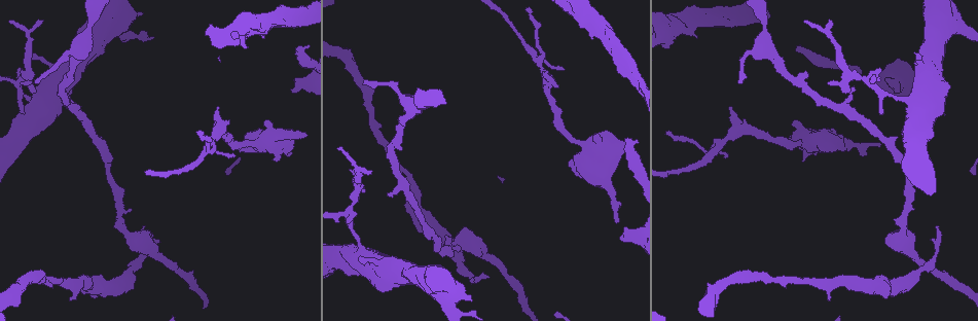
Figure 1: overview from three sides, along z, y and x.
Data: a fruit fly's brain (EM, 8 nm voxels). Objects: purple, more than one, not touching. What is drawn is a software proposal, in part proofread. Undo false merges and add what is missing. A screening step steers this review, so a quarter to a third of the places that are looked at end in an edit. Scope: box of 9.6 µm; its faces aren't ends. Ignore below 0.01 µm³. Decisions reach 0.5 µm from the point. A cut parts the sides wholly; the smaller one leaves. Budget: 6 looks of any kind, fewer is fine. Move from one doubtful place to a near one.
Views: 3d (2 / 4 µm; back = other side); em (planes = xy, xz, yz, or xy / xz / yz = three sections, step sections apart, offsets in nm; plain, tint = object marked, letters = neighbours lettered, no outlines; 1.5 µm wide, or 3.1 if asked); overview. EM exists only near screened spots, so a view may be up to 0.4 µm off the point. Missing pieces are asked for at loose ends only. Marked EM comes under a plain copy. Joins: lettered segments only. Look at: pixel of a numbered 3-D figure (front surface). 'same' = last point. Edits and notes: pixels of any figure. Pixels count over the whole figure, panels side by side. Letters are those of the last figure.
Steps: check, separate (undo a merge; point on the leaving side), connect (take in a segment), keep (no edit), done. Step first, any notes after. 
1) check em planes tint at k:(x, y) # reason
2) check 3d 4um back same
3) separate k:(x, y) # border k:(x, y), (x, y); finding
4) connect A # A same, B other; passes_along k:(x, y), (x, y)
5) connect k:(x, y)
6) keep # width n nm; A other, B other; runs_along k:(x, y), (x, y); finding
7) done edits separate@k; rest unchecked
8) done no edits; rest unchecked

check em planes letters at 1:(23, 112) # tapers out

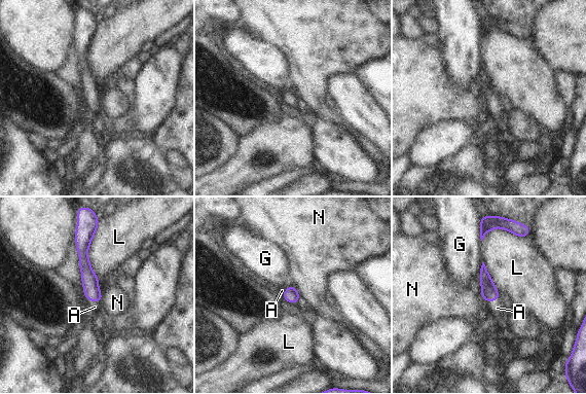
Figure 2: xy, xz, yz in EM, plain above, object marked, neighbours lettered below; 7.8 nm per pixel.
connect A # longest_contact L 440 nm; A same, G other, L other, N other; passes_along 2:(89, 280), (93, 300), (95, 307); it goes on there

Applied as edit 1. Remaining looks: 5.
check em planes letters at 1:(34, 79) # branch stops here

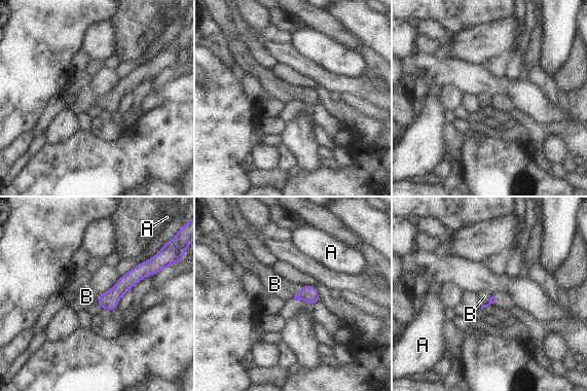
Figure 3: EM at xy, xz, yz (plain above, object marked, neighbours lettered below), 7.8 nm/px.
connect B # A other, B same; passes_along 3:(308, 293), (300, 292), (274, 284); it goes on there

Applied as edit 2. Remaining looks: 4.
check overview

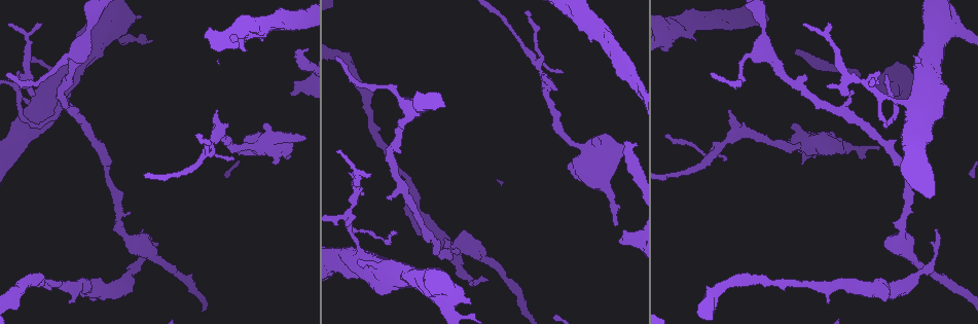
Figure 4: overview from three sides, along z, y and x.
check 3d 4um back at 4:(394, 230) # thin end

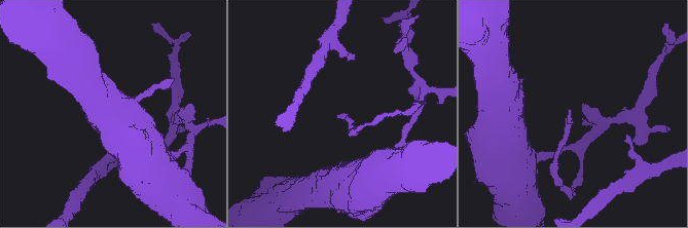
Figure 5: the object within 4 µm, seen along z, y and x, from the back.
check em planes tint at 5:(569, 109)

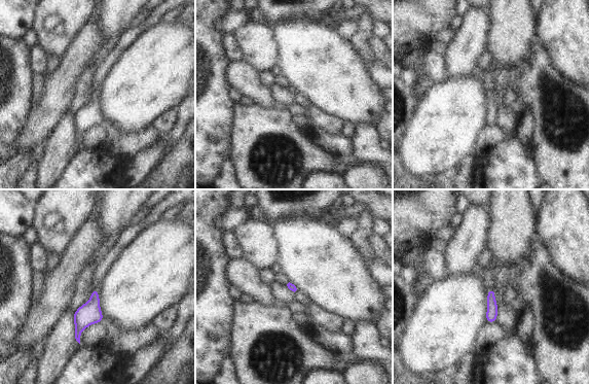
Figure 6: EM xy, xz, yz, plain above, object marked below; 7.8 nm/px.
check em planes letters same

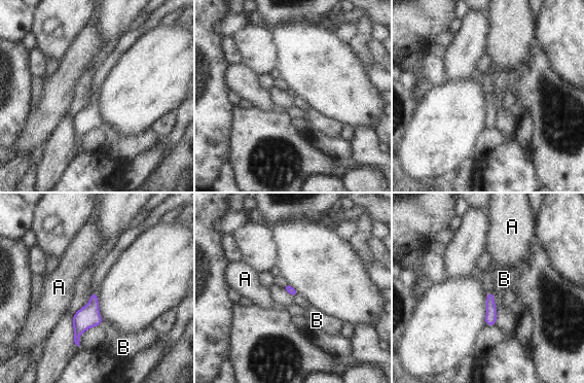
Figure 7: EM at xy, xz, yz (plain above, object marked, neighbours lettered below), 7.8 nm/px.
keep # longest_contact B 50 nm; A other, B other; none of them fits

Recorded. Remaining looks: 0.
done edits connect@2, connect@3; rest unchecked

